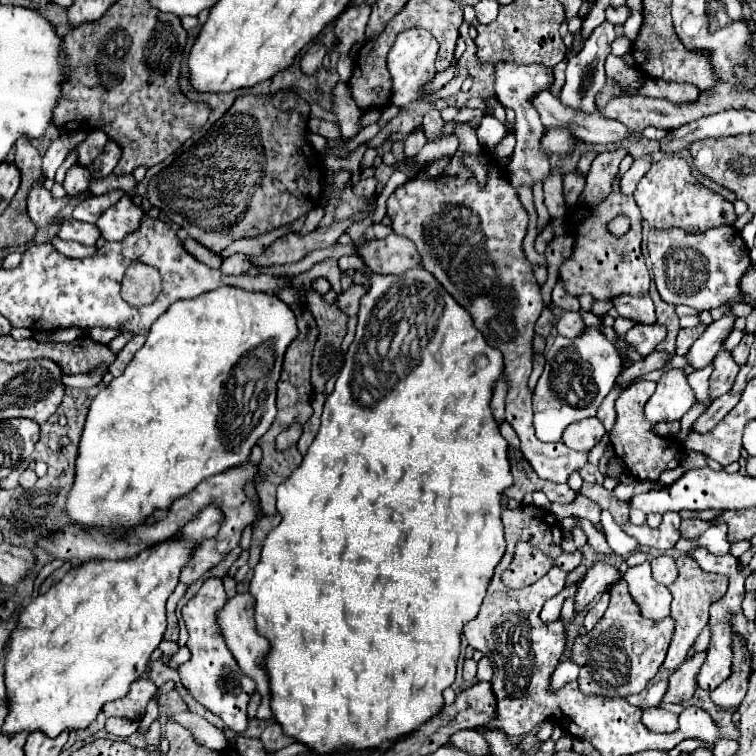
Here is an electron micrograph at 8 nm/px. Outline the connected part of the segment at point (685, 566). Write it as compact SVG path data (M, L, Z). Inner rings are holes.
M678 558L676 566L678 566L678 578L668 586L668 590L674 596L674 600L672 600L672 618L676 622L674 636L672 636L672 642L670 642L666 660L664 660L664 668L668 668L668 670L678 668L678 664L682 664L686 660L688 650L692 648L694 640L698 638L698 634L706 626L706 616L708 616L710 604L714 600L722 598L722 594L728 590L728 578L726 576L708 574L708 572L700 570L700 566L692 558Z

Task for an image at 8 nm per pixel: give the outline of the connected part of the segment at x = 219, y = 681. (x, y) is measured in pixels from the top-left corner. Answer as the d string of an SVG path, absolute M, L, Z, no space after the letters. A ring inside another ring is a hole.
M208 578L202 588L188 600L188 604L182 608L182 618L188 628L188 642L186 648L190 650L190 660L178 666L178 676L182 686L194 696L196 702L200 702L206 710L214 712L224 720L224 724L236 732L246 730L248 716L246 716L246 706L250 696L256 690L256 682L246 676L238 662L234 660L232 652L226 648L226 642L218 634L216 628L216 612L226 604L226 592L222 586L220 578Z

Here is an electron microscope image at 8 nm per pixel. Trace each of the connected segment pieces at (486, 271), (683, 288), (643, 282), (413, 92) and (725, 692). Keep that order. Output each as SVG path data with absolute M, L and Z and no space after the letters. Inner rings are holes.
M458 124L456 132L460 138L460 148L456 154L446 156L442 160L436 160L434 164L426 166L418 172L416 178L408 180L400 188L392 192L388 198L388 218L392 220L392 230L398 236L404 236L412 240L422 254L422 266L430 274L440 280L440 284L446 288L446 292L464 308L470 312L474 328L486 338L486 342L492 348L498 348L504 356L504 372L502 378L508 382L508 396L506 396L506 420L512 424L520 438L520 450L524 452L526 460L532 464L534 472L550 482L568 482L568 476L572 472L578 472L586 466L586 452L574 452L566 448L562 442L554 444L542 444L534 436L532 426L532 390L528 388L528 376L532 372L532 338L534 338L534 324L544 308L540 286L534 278L532 264L528 262L522 240L526 236L528 228L528 212L520 204L512 184L506 180L506 172L490 160L490 180L486 184L486 190L480 190L474 174L462 164L462 154L478 154L482 152L482 146L478 144L476 132L468 124Z
M732 226L710 228L708 232L690 234L680 228L648 232L648 254L652 262L652 276L660 298L666 304L684 304L696 310L718 308L736 294L740 294L738 284L750 266L748 248L740 232Z
M620 176L612 180L612 190L596 206L586 206L578 212L578 224L576 224L576 210L566 218L568 226L574 226L574 248L572 256L566 258L560 266L564 288L572 296L582 296L588 294L594 300L612 300L620 294L638 294L638 292L648 292L650 288L650 274L644 262L644 256L640 252L640 242L642 242L642 214L638 212L638 206L634 204L632 196L622 194L620 190ZM626 214L632 222L630 232L624 236L612 236L606 230L606 224L618 216ZM578 288L588 288L588 290L578 290Z
M412 28L402 32L392 50L388 53L387 67L392 76L392 103L398 108L408 106L410 102L416 102L422 98L420 90L422 86L436 74L434 70L434 60L438 54L438 42L434 40L434 36L422 28Z
M734 640L734 676L720 684L710 698L718 710L736 710L744 700L746 688L746 652L742 652L742 640Z

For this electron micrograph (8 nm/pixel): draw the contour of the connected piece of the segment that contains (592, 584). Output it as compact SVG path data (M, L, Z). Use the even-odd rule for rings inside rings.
M598 562L596 566L592 566L574 596L574 612L582 612L594 600L594 596L598 592L606 592L606 588L610 588L610 584L614 584L618 580L620 580L618 568L614 568L606 562Z

